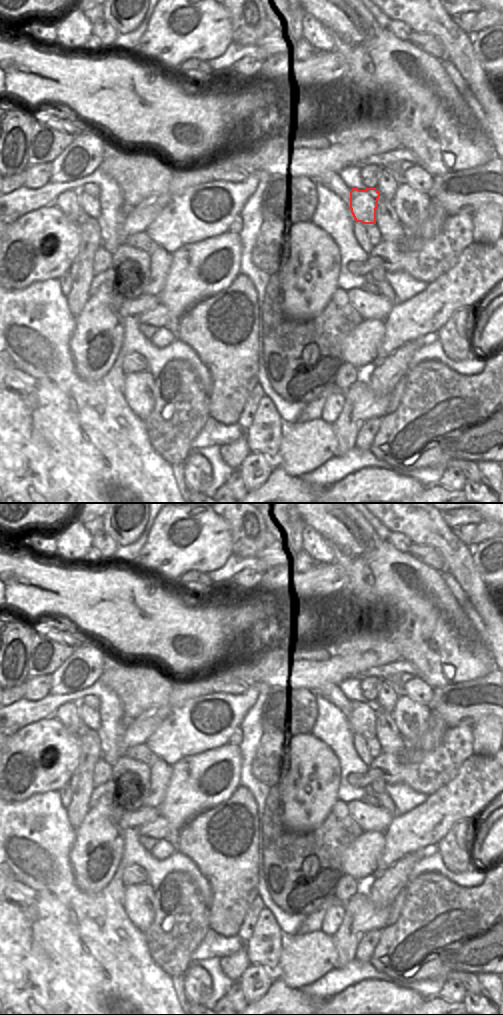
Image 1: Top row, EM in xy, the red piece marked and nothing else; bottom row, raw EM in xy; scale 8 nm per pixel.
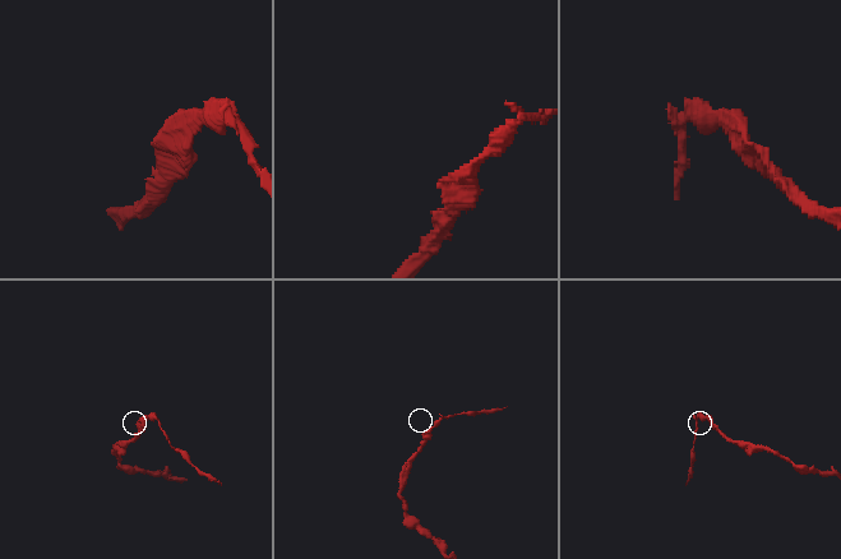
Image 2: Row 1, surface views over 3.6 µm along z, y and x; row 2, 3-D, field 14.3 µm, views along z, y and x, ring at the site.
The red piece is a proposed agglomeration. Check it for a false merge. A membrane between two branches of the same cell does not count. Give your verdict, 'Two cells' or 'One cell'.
Two cells.

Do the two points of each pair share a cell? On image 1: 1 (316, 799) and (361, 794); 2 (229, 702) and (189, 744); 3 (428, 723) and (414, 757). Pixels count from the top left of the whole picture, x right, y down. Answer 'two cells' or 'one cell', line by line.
1: two cells
2: one cell
3: two cells

